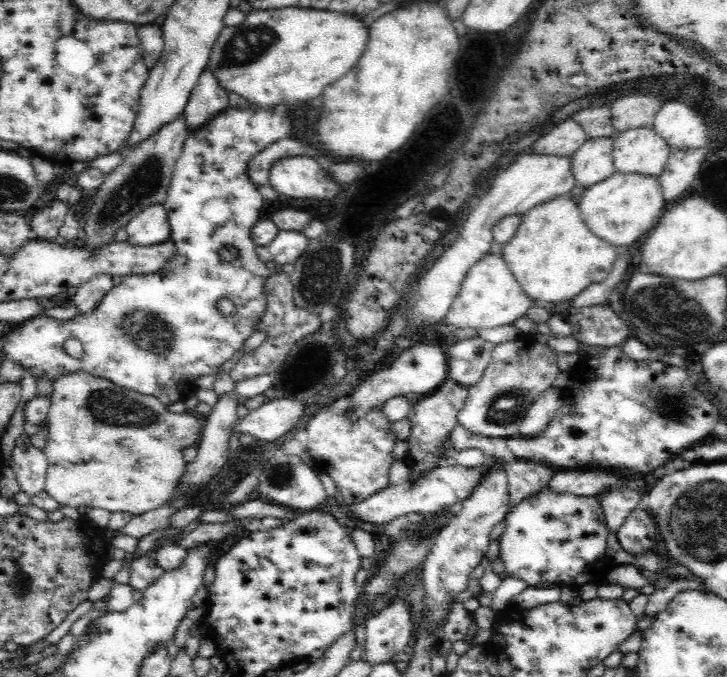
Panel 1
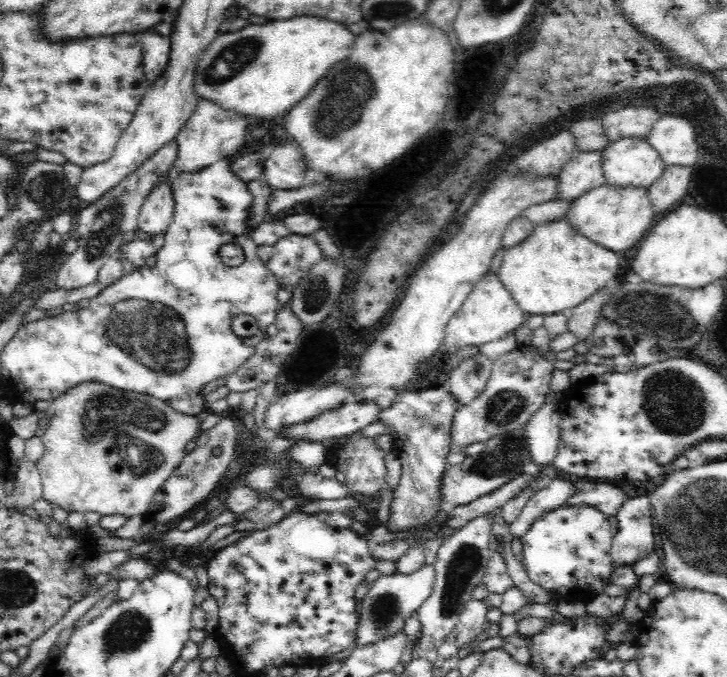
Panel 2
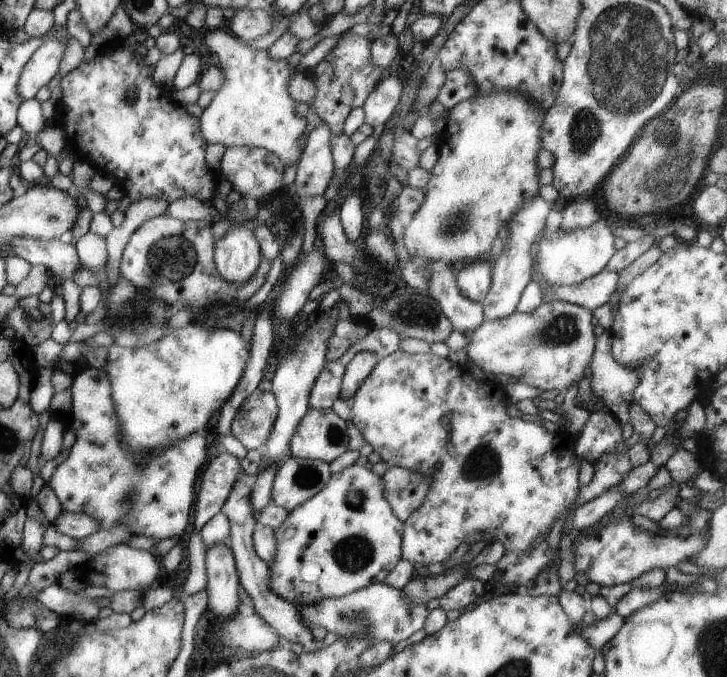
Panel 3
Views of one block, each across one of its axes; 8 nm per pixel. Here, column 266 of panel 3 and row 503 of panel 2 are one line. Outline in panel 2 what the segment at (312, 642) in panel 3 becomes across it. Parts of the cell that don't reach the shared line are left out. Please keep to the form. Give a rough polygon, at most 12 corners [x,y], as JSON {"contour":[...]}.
{"contour":[[599,482],[578,483],[566,506],[592,505],[616,516],[628,498]]}

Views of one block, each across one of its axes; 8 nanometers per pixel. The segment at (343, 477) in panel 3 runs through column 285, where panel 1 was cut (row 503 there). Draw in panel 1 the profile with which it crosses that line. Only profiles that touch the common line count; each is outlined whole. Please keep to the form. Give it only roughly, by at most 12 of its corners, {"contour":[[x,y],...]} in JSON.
{"contour":[[548,487],[504,517],[497,568],[527,586],[594,583],[597,497]]}

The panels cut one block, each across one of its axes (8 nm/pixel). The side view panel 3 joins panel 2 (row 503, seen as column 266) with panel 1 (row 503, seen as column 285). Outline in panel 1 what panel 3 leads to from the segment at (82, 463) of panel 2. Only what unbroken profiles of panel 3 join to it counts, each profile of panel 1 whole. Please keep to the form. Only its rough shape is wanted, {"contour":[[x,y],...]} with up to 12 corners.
{"contour":[[82,370],[57,376],[56,502],[170,501],[197,416]]}

